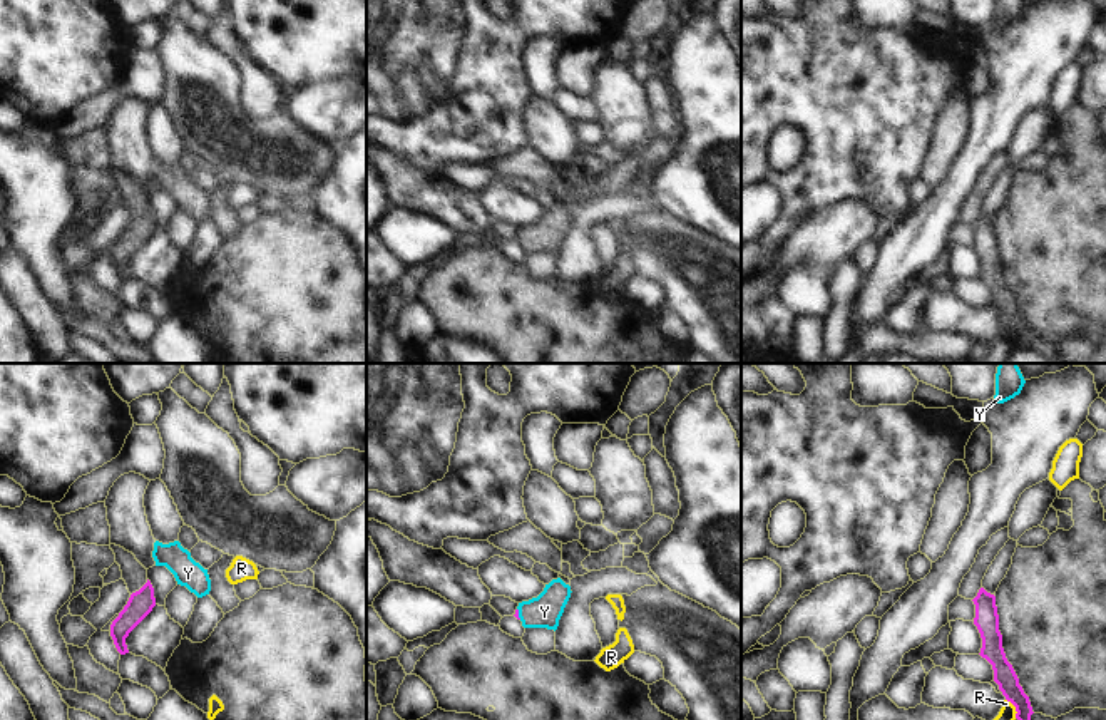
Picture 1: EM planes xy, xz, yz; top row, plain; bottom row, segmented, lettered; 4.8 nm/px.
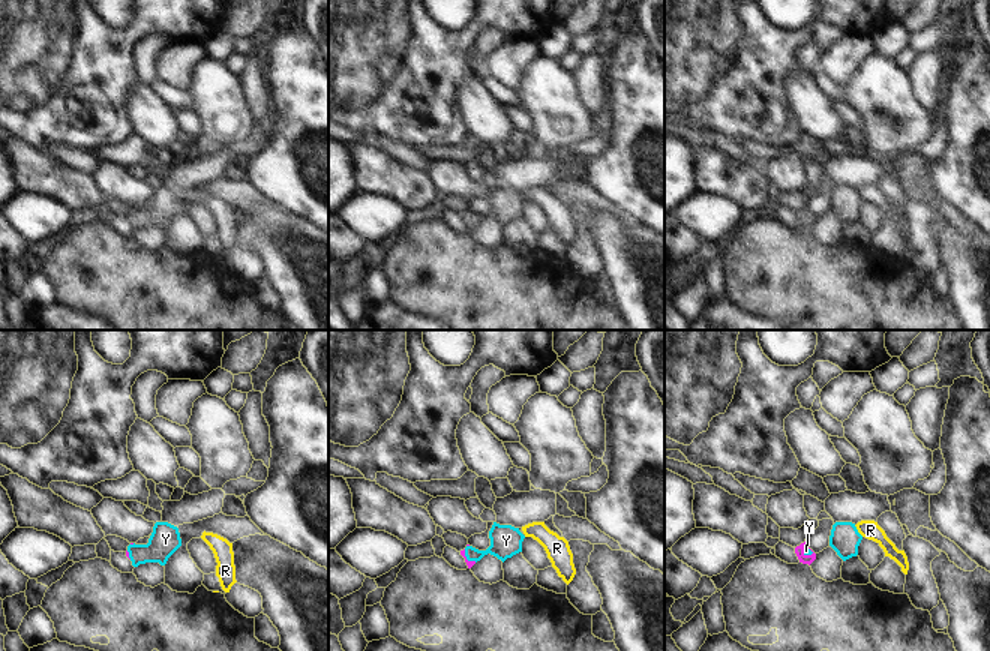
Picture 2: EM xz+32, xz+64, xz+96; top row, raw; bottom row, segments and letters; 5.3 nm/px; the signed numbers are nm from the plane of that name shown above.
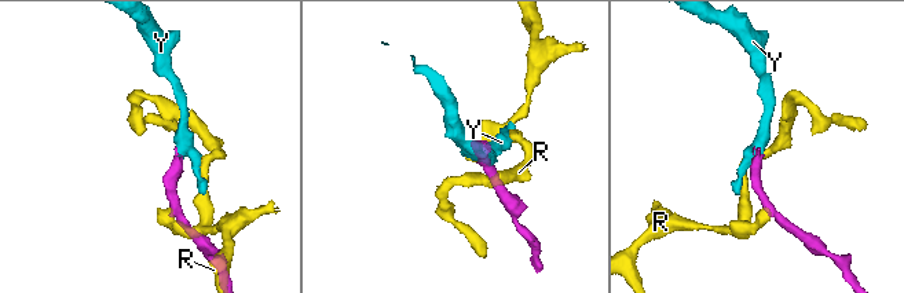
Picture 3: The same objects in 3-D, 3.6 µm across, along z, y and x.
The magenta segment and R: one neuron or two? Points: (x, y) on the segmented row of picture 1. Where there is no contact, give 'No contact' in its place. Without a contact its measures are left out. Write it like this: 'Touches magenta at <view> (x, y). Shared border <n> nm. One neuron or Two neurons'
Touches magenta at yz (1016, 709). Shared border 110 nm. Two neurons

